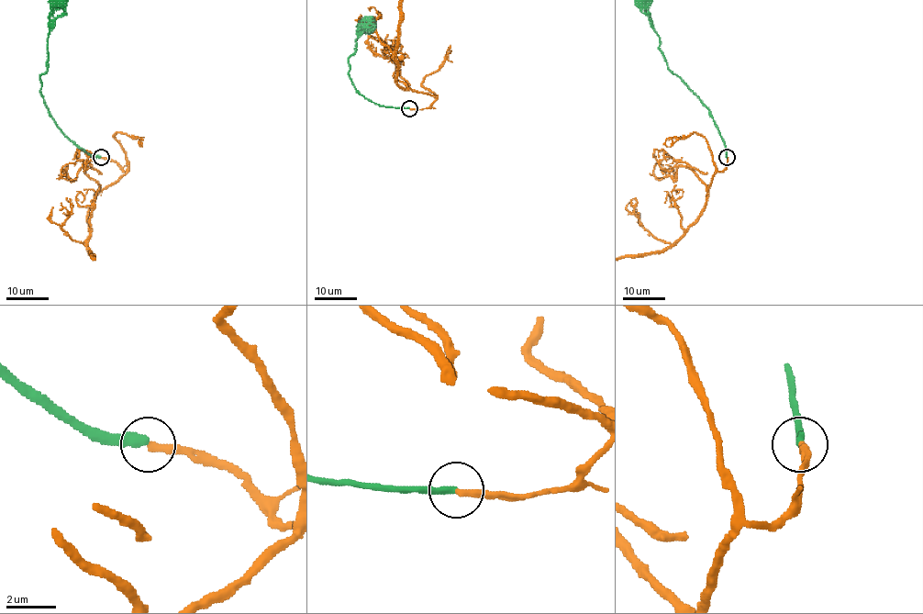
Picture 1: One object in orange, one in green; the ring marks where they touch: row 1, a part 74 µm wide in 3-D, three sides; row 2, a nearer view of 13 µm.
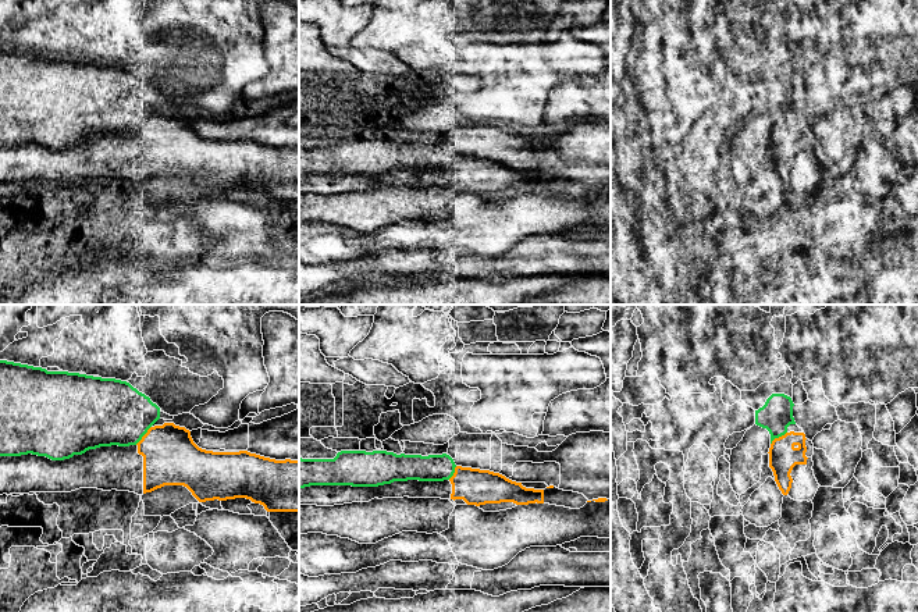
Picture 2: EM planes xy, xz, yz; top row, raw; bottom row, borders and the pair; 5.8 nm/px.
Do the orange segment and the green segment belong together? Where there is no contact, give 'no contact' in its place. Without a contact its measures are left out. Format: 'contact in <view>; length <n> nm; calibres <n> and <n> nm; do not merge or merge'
contact in xy; length 140 nm; calibres 320 and 380 nm; do not merge

